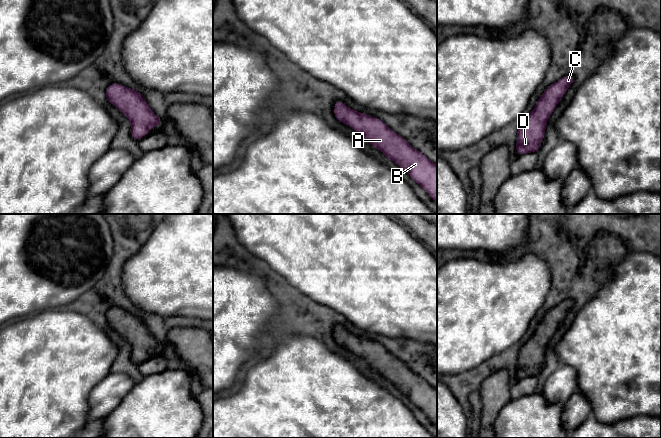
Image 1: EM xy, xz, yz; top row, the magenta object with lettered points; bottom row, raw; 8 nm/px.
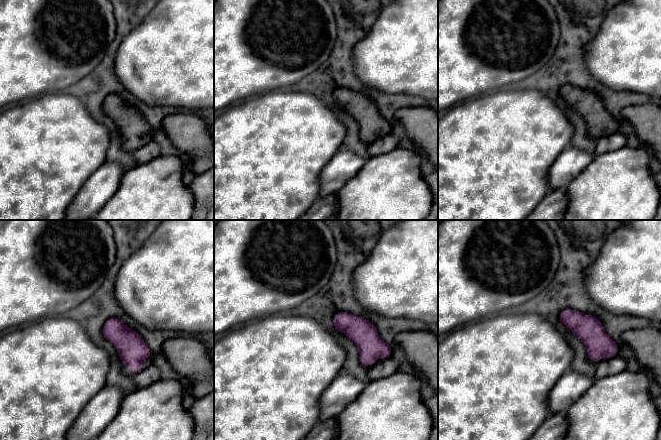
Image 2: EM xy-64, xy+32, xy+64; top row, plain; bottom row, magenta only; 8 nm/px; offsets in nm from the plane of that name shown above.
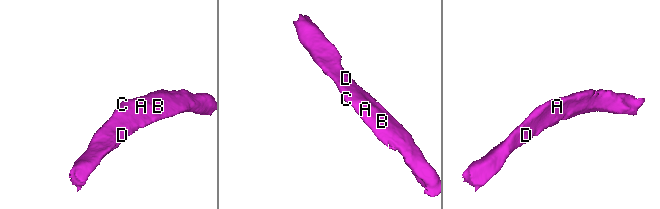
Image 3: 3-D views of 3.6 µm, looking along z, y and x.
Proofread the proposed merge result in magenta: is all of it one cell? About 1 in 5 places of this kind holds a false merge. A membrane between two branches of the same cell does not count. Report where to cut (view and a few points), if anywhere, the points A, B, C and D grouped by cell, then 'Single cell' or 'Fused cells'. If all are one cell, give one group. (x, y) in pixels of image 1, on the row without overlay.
No split. Groups: A B C D. Single cell

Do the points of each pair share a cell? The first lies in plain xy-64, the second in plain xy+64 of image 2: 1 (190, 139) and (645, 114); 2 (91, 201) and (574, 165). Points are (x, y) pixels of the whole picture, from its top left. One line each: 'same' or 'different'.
1: same
2: same

